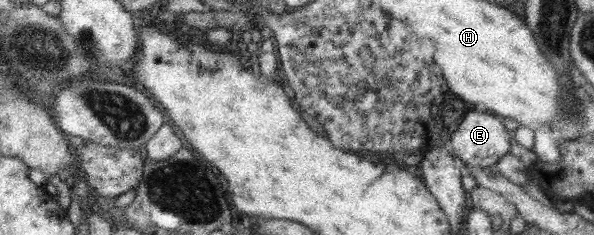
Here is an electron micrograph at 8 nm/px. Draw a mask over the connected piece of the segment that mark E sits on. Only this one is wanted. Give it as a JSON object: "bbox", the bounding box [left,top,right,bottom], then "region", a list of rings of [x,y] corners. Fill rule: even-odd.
{"bbox":[449,107,509,167],"region":[[[476,107],[464,114],[460,124],[451,133],[449,143],[451,143],[454,159],[459,164],[465,167],[489,167],[509,152],[509,133],[500,118]]]}

